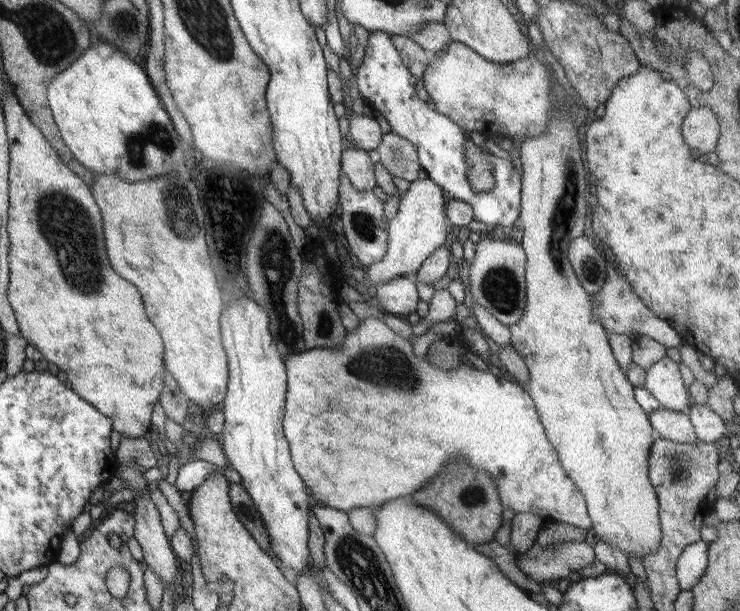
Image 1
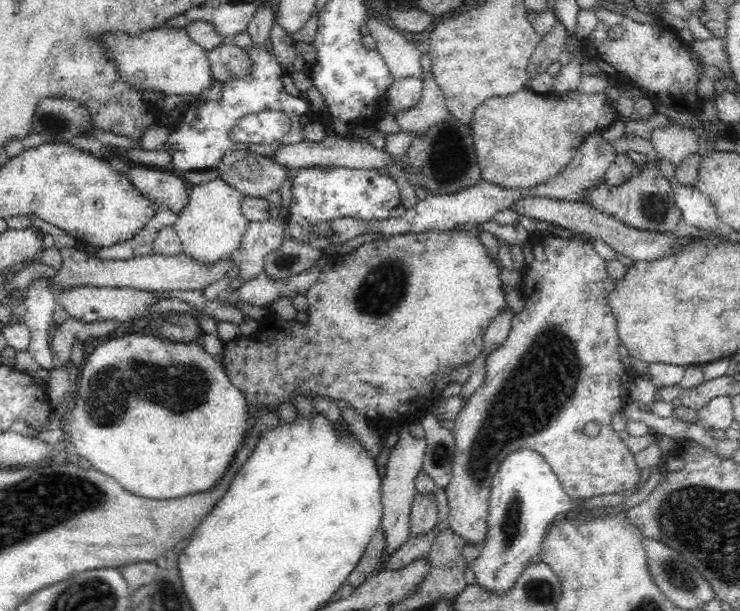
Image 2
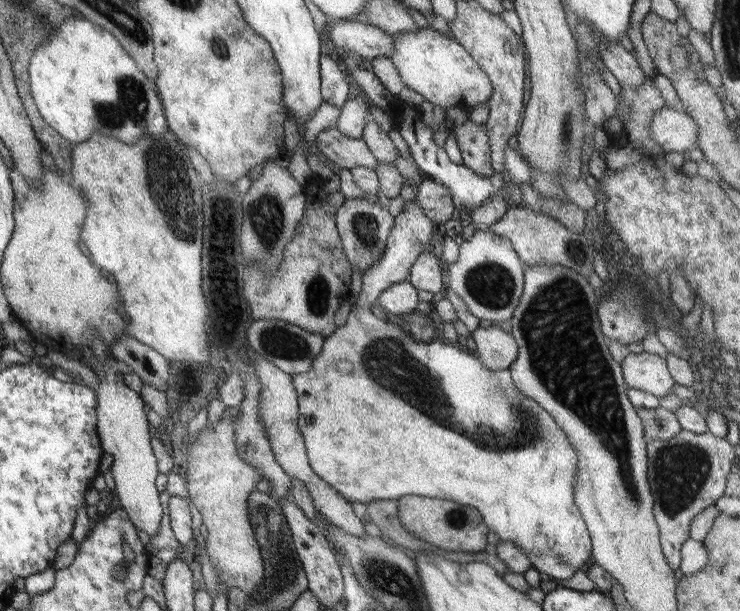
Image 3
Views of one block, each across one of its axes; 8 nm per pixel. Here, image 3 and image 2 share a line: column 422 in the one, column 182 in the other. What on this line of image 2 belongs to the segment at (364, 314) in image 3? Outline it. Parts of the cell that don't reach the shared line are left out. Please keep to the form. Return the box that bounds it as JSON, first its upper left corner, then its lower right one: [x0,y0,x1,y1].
[68,179,250,500]

